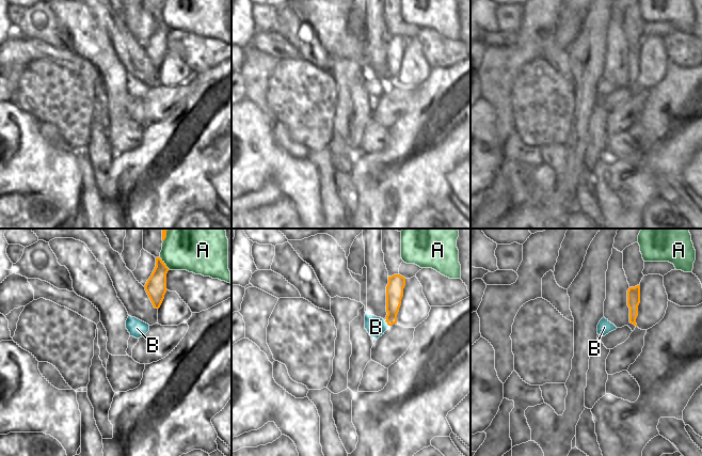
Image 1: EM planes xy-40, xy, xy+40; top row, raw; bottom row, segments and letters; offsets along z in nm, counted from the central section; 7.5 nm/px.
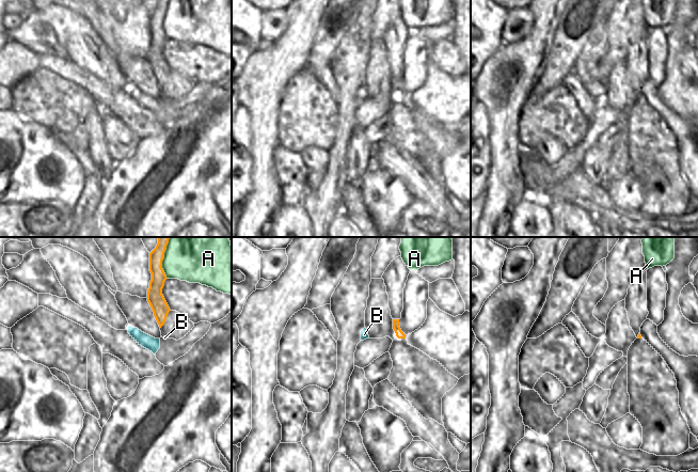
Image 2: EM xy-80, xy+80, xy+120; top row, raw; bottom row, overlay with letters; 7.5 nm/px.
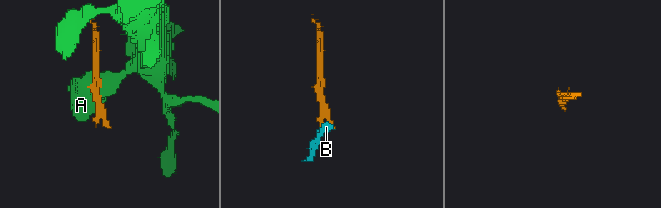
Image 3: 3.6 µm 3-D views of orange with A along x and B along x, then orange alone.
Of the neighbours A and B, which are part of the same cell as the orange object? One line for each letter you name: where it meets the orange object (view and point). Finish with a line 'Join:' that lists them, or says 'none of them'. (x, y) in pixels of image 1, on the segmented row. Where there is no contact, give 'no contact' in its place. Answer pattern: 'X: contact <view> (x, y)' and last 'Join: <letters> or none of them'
Join: none of them

